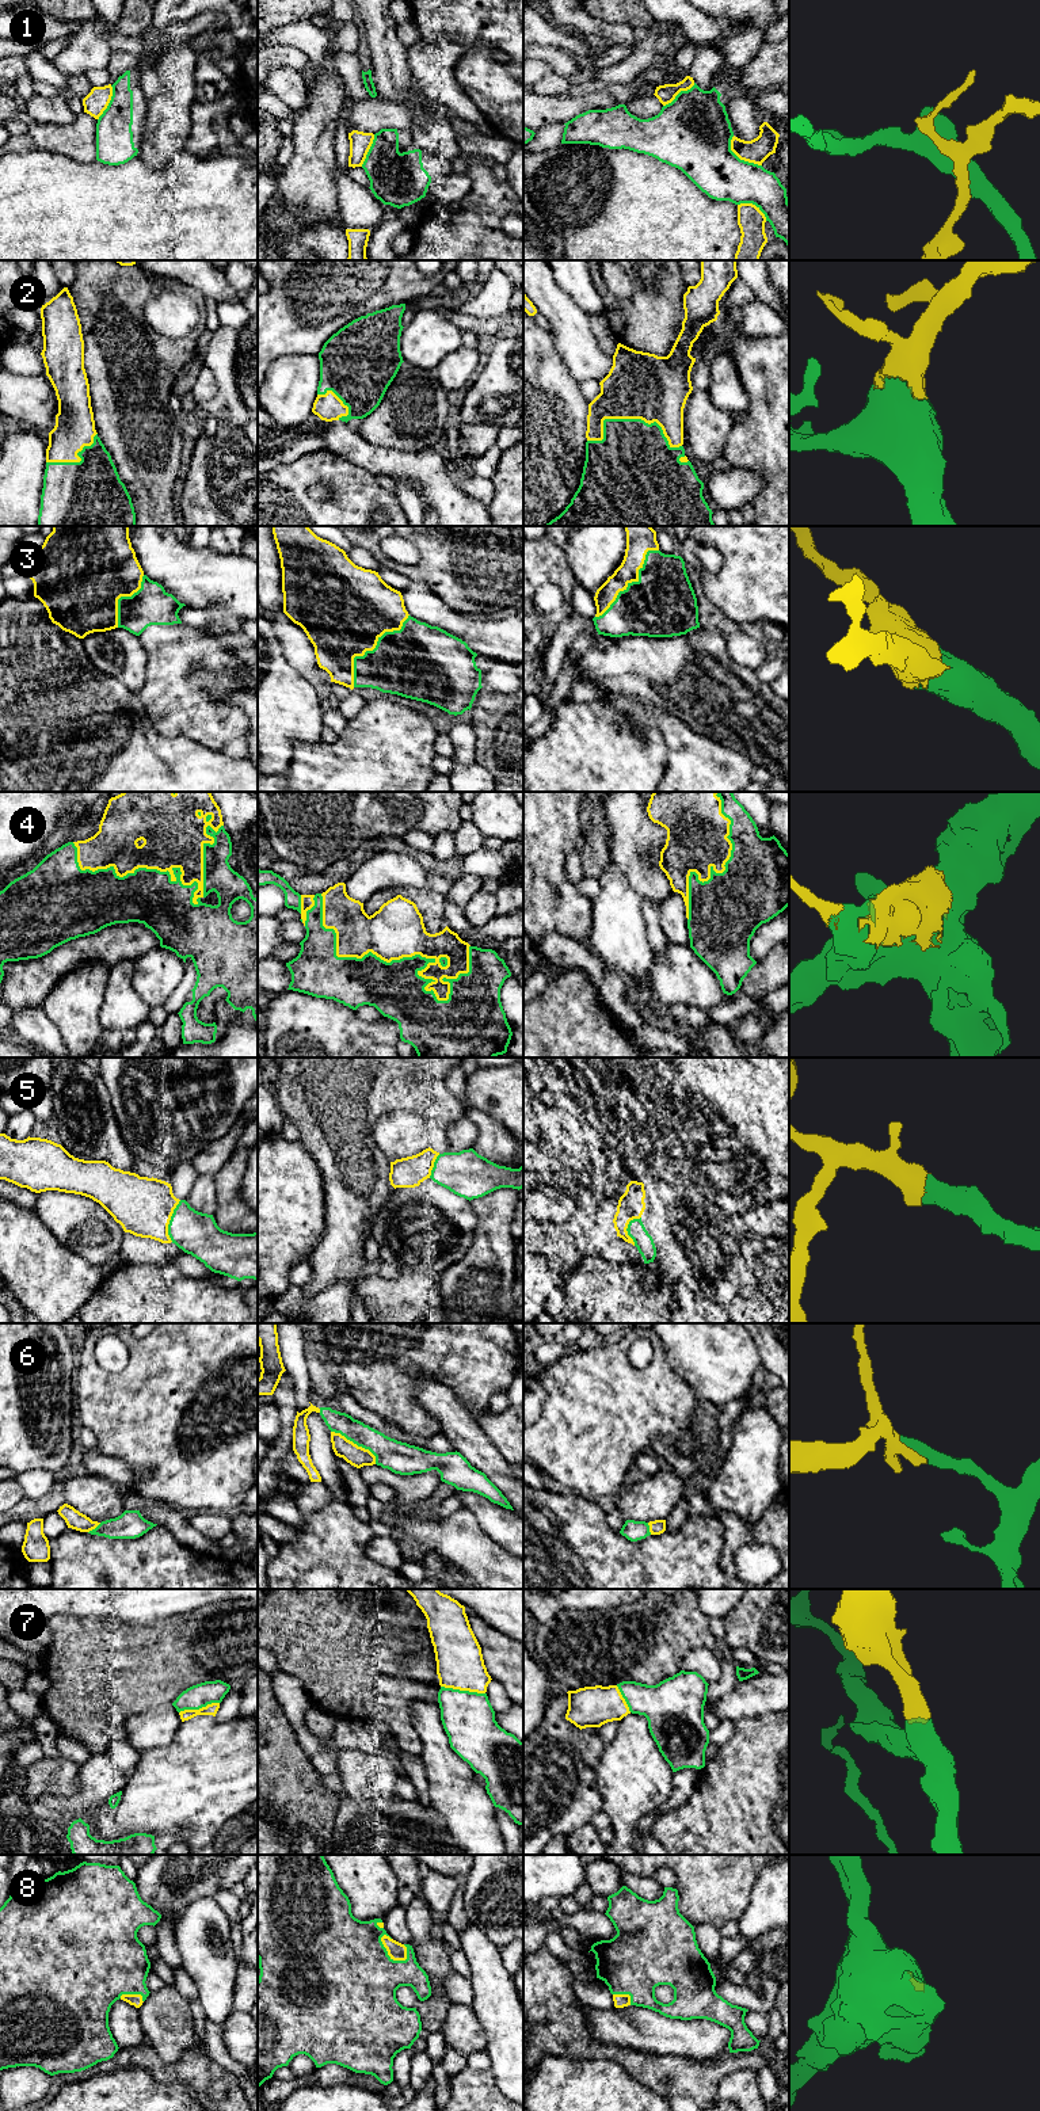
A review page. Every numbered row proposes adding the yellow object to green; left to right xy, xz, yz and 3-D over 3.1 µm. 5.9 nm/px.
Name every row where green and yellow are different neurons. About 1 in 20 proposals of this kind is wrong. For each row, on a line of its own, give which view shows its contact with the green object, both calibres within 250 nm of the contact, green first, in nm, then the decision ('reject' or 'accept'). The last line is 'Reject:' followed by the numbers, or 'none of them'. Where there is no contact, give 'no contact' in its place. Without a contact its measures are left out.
1: yz | 380/150 nm | reject
2: yz | 460/400 nm | accept
3: xz | 420/460 nm | accept
4: xz | 320/320 nm | accept
5: xy | 260/340 nm | accept
6: xz | 180/120 nm | accept
7: xz | 320/280 nm | accept
8: xz | 500/110 nm | accept
Reject: 1

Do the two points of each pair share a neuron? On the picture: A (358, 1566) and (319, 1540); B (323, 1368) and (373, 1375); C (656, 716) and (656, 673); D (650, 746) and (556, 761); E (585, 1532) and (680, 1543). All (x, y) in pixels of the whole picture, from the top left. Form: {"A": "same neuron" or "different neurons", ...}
{"A": "same neuron", "B": "different neurons", "C": "different neurons", "D": "same neuron", "E": "same neuron"}

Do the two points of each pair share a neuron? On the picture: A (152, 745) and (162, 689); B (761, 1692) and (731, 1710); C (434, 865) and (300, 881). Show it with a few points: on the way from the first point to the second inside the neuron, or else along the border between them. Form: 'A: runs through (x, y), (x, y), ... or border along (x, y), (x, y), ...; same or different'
A: border along (140, 701), (148, 721), (162, 735), (186, 738); different
B: runs through (754, 1696), (738, 1703); same
C: runs through (400, 846), (372, 846), (351, 864), (334, 873); same

